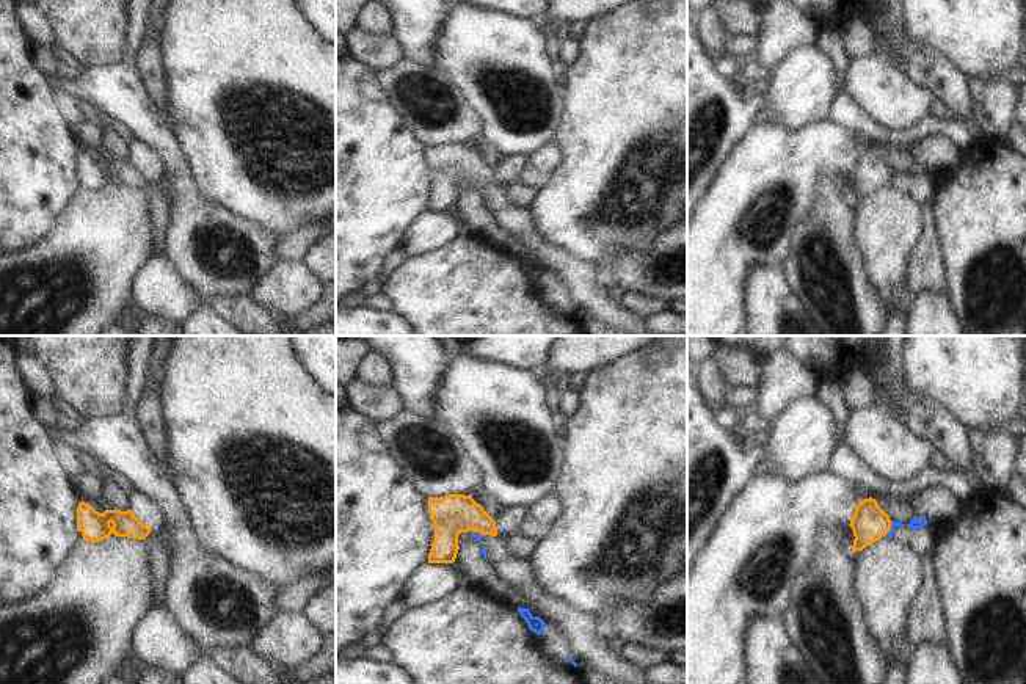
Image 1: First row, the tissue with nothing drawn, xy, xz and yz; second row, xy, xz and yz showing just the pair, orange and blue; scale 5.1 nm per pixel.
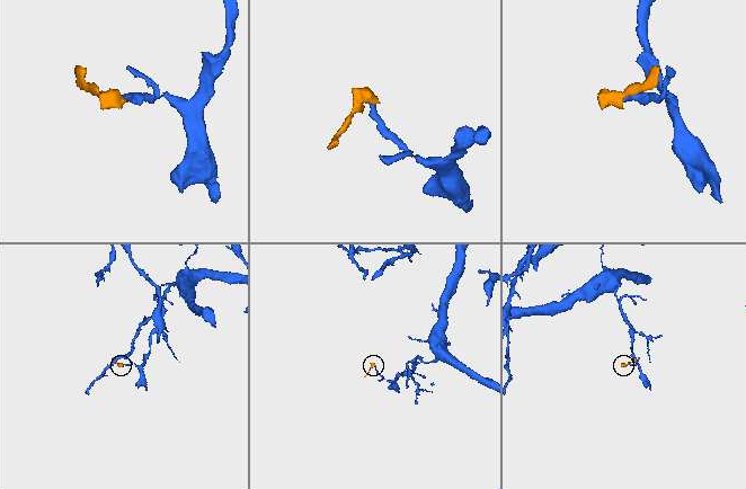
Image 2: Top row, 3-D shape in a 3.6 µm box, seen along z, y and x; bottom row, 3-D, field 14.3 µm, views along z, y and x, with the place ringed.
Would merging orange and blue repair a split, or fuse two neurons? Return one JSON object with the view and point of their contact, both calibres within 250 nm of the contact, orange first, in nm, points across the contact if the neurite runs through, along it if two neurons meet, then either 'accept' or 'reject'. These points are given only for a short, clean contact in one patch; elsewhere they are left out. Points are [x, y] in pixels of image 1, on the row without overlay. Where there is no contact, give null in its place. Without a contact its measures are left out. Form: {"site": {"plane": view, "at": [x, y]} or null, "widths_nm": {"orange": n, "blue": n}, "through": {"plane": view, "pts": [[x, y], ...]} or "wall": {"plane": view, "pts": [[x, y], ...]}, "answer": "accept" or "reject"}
{"site": {"plane": "yz", "at": [890, 178]}, "widths_nm": {"orange": 190, "blue": 30}, "through": {"plane": "yz", "pts": [[869, 171], [890, 178], [893, 171]]}, "answer": "accept"}

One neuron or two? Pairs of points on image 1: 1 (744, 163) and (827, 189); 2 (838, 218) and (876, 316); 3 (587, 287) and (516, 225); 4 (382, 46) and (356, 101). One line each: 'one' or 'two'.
1: two
2: one
3: one
4: two

